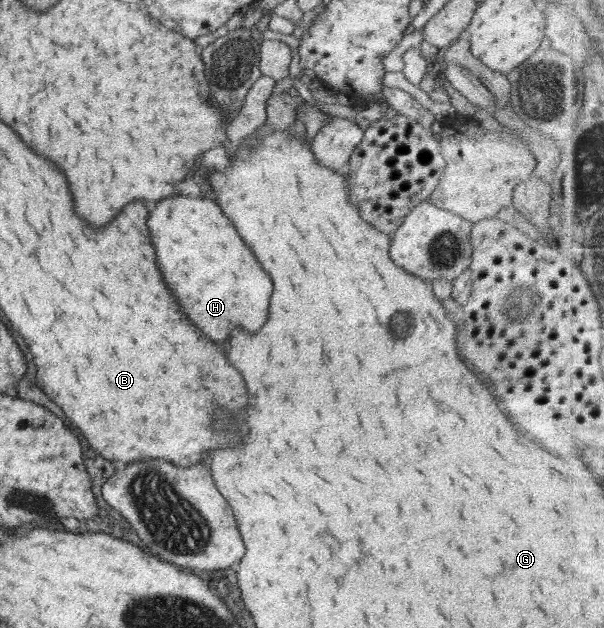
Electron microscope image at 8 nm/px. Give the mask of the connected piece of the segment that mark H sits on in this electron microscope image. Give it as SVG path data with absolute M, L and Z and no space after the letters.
M184 196L158 201L148 217L156 263L166 285L194 327L212 341L226 341L232 327L258 331L268 319L272 295L272 279L222 213L210 196Z

